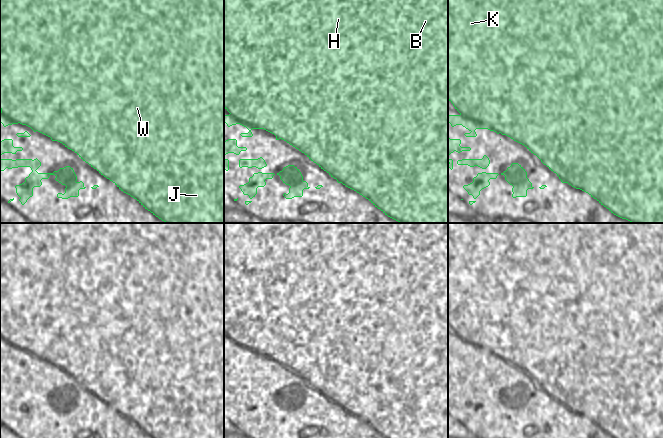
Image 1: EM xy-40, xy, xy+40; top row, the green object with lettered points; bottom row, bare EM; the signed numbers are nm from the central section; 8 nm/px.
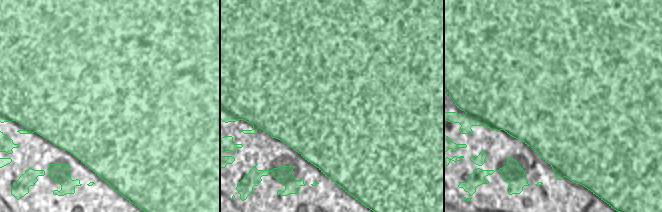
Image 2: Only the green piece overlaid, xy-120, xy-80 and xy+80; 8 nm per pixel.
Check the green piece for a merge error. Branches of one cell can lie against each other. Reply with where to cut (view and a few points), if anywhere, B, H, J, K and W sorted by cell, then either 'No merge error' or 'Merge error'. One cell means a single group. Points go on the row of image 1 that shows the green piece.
No split. Groups: B H J K W. No merge error.

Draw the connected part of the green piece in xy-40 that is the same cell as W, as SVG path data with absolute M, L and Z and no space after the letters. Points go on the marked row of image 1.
M0 0L0 109L1 109L1 112L0 112L0 123L2 123L2 124L3 124L3 126L4 126L4 127L6 127L6 126L8 126L8 125L12 125L12 124L18 124L18 123L20 123L20 124L22 124L22 125L26 125L26 126L28 126L28 127L30 127L30 128L31 128L31 129L32 129L32 130L33 130L33 131L34 131L34 132L36 132L36 131L38 131L38 132L40 132L40 133L42 133L42 134L44 134L44 135L46 135L46 136L48 136L48 137L50 137L50 138L51 138L51 140L52 140L52 141L58 141L58 142L60 142L60 143L62 143L62 144L63 144L63 145L64 145L64 146L65 146L65 147L67 147L67 148L68 148L68 149L70 149L70 150L72 150L72 151L74 151L74 152L75 152L75 153L76 153L76 154L77 154L77 155L78 155L78 156L79 156L79 157L80 157L80 158L81 158L81 159L82 159L82 160L83 160L83 161L85 161L85 162L86 162L86 163L88 163L88 164L89 164L89 165L90 165L90 166L91 166L91 167L93 167L93 168L94 168L94 169L96 169L96 170L97 170L97 171L98 171L98 172L99 172L99 173L100 173L100 174L101 174L101 175L103 175L103 176L104 176L104 177L106 177L106 178L107 178L107 179L109 179L109 180L110 180L110 181L112 181L112 182L113 182L113 183L114 183L114 184L115 184L115 185L116 185L116 186L117 186L117 187L118 187L118 188L119 188L119 189L120 189L120 190L121 190L121 191L123 191L123 192L124 192L124 193L126 193L126 194L128 194L128 195L130 195L130 196L131 196L131 197L133 197L133 198L134 198L134 199L136 199L136 200L137 200L137 201L138 201L138 202L139 202L139 203L140 203L140 204L141 204L141 205L142 205L142 206L143 206L143 207L144 207L144 208L145 208L145 209L147 209L147 210L148 210L148 211L150 211L150 212L151 212L151 213L152 213L152 214L153 214L153 215L155 215L155 216L156 216L156 217L158 217L158 218L159 218L159 219L161 219L161 220L162 220L162 221L164 221L164 222L165 222L165 223L224 223L224 0Z

